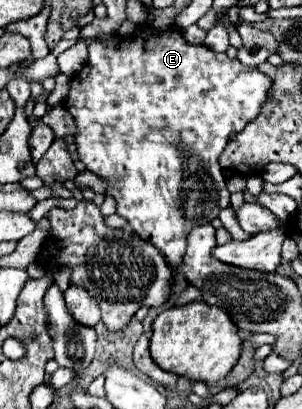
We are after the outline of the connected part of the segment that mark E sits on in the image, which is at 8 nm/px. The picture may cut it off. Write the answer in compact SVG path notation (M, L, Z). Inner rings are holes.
M146 25L146 27L138 29L134 33L134 37L130 37L130 39L114 37L108 47L104 47L100 41L92 41L88 45L88 53L90 53L88 67L84 67L78 73L80 83L72 83L72 89L66 99L66 109L70 111L70 115L74 117L74 121L78 125L78 133L74 135L74 141L78 145L78 155L92 173L100 175L102 179L106 179L110 183L110 187L106 189L106 195L112 195L116 199L116 203L118 203L116 213L120 217L128 219L134 233L138 233L144 241L150 241L168 259L170 267L178 269L182 265L182 257L186 251L186 239L188 239L190 231L198 225L208 225L212 219L218 217L220 209L230 205L230 191L226 189L226 181L222 177L218 157L224 151L230 137L234 133L240 133L250 121L254 121L258 117L262 105L268 99L272 79L268 79L266 73L258 71L258 67L246 67L238 59L230 59L226 53L216 53L216 51L208 49L206 45L188 45L178 29L166 29L160 33Z

